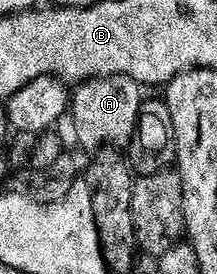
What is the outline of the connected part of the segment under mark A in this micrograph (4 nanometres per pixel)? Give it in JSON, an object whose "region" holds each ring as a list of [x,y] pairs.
{"region":[[[112,75],[108,78],[98,78],[98,79],[90,79],[86,83],[79,84],[75,91],[73,92],[73,95],[71,96],[71,110],[70,110],[70,121],[73,121],[74,123],[74,131],[76,134],[78,134],[79,141],[86,147],[90,147],[89,149],[95,148],[97,146],[96,139],[100,139],[100,143],[104,145],[111,145],[111,146],[121,146],[124,144],[127,144],[131,141],[131,139],[134,136],[134,131],[138,127],[138,117],[139,113],[142,111],[142,108],[144,106],[144,98],[142,99],[142,85],[138,83],[134,78],[130,78],[127,75]]]}

